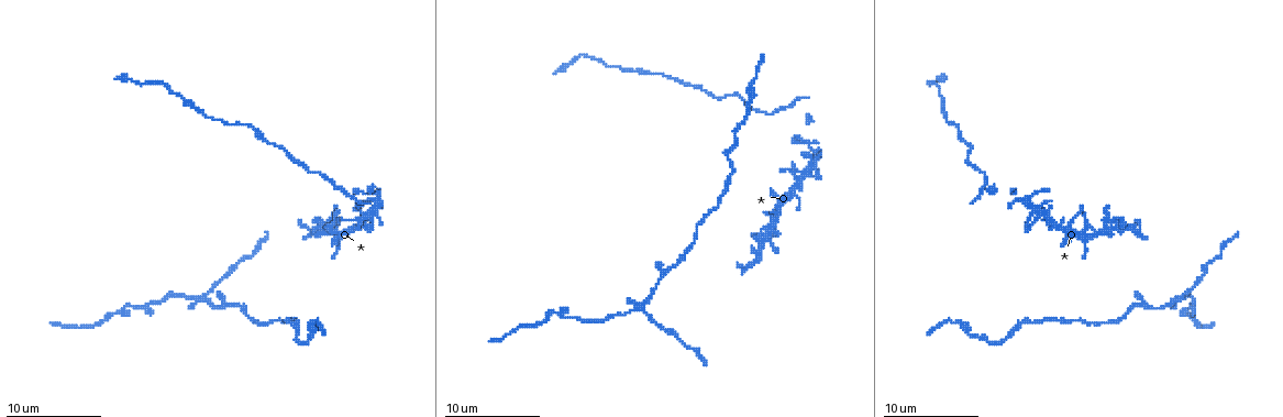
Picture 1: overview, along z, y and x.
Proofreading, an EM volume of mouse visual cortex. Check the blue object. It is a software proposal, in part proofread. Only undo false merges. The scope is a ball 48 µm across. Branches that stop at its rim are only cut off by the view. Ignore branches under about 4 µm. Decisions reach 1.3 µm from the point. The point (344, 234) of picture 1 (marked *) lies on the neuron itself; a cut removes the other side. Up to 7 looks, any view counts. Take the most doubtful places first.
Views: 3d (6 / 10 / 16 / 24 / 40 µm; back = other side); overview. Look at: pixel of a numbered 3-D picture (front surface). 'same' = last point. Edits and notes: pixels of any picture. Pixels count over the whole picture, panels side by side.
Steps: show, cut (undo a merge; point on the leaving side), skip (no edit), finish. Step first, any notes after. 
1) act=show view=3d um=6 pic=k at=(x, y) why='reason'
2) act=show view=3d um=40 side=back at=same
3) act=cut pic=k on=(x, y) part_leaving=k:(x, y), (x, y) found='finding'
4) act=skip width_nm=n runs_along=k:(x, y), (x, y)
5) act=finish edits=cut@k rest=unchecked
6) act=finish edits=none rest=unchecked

act=show view=3d um=10 pic=1 at=(641, 309) why='four-way junction'

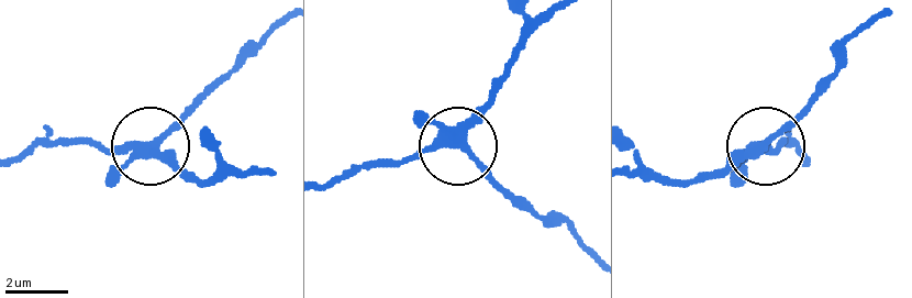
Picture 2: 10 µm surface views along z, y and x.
act=skip width_nm=280 found='all the same neuron'

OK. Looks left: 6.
act=show view=3d um=6 pic=1 at=(1135, 233) why='three arms meet'

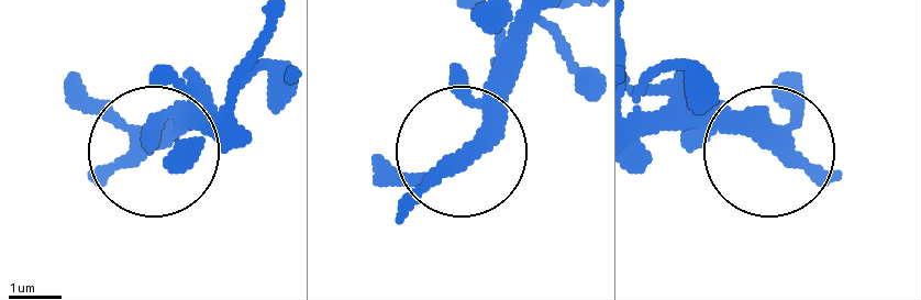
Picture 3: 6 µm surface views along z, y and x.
act=show view=3d um=6 side=back pic=3 at=(459, 158) why='other side'

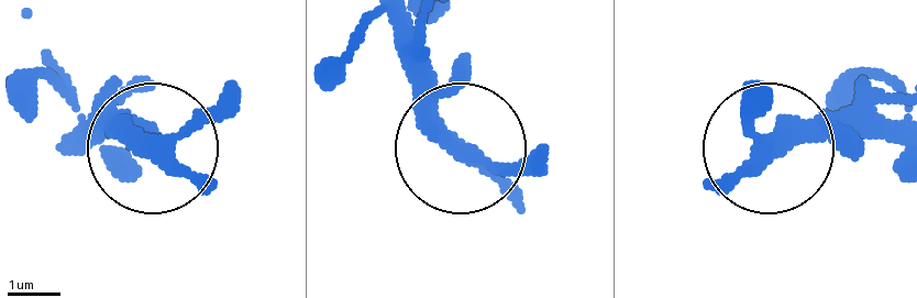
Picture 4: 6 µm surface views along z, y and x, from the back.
act=skip arms=3 runs_along=4:(78, 143), (153, 147) found='one neuron here'

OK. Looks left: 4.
act=show view=3d um=16 pic=1 at=(1084, 244)

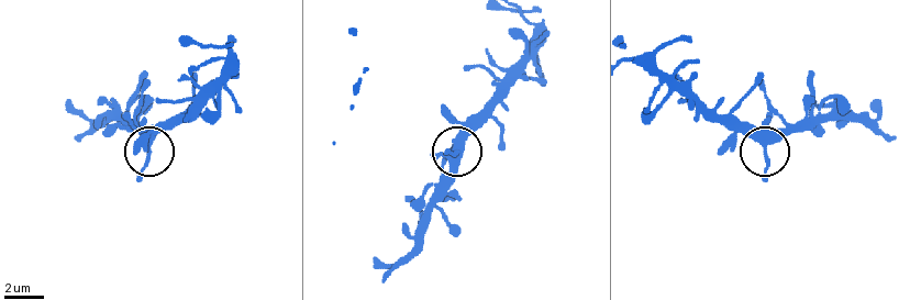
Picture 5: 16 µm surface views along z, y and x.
act=skip runs_along=5:(468, 124), (450, 186) found='all the same neuron'

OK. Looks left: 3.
act=show view=3d um=16 pic=1 at=(146, 305) why='three-way junction'

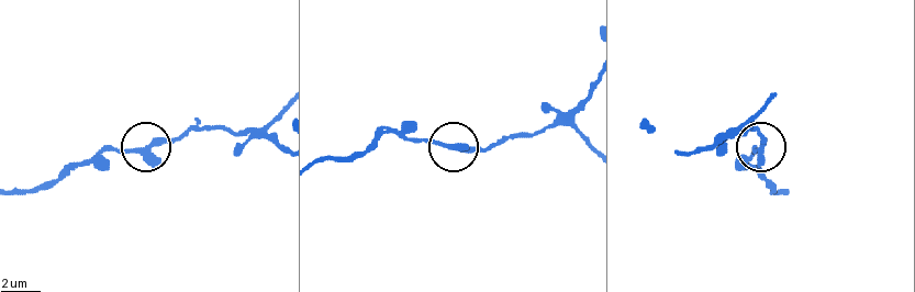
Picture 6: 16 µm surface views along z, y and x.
act=show view=3d um=6 pic=6 at=(761, 149)

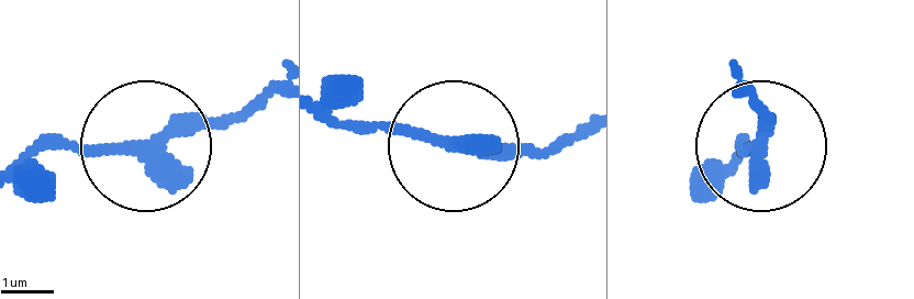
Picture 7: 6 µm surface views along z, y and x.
act=skip runs_along=7:(280, 91), (136, 144), (22, 153) found='continuous, no second neuron'

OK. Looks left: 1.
act=finish edits=none rest=unchecked

